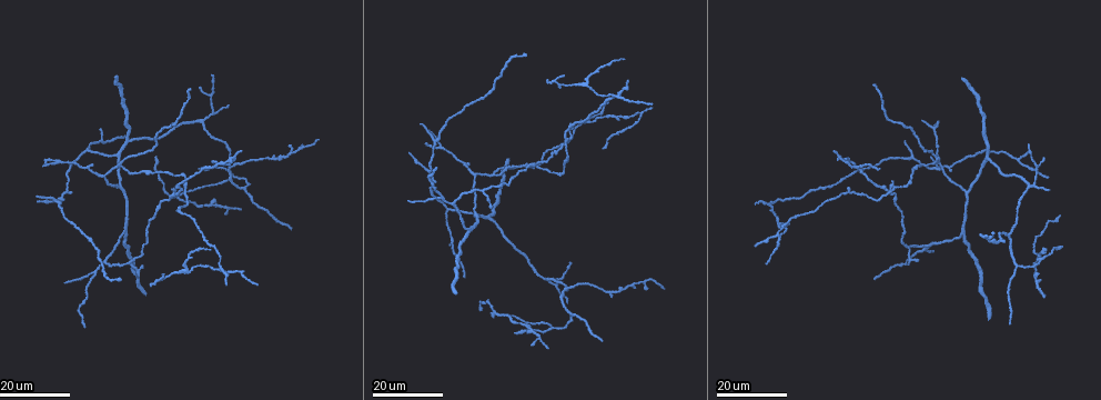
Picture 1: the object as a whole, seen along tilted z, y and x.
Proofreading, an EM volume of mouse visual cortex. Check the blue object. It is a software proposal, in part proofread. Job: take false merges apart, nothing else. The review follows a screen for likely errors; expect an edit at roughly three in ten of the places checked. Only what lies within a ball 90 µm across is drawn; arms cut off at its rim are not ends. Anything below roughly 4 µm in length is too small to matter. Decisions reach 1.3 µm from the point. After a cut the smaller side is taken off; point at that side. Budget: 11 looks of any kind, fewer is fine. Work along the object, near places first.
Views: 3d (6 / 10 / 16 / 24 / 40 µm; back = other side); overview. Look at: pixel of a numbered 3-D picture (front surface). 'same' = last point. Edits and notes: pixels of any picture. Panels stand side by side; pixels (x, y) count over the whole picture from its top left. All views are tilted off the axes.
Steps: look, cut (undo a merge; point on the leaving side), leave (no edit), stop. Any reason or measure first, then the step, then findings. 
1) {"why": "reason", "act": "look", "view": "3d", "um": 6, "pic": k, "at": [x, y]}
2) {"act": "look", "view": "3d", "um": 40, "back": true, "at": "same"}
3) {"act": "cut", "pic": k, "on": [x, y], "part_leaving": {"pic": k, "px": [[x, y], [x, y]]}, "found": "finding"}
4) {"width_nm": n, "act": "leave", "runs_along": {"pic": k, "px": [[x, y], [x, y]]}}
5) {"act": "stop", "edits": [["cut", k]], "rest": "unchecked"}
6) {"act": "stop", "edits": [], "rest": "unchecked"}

{"why": "three arms meet", "act": "look", "view": "3d", "um": 24, "pic": 1, "at": [490, 220]}

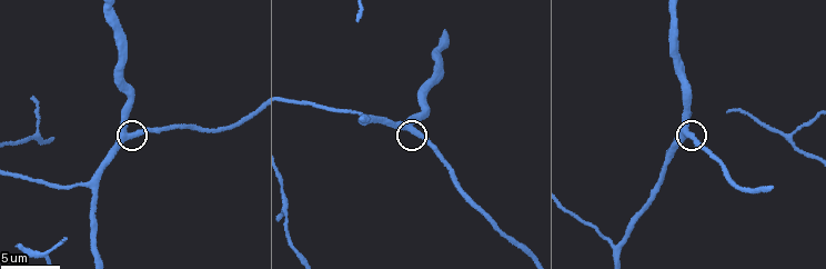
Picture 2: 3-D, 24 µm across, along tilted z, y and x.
{"why": "closer look", "act": "look", "view": "3d", "um": 10, "pic": 2, "at": [128, 135]}

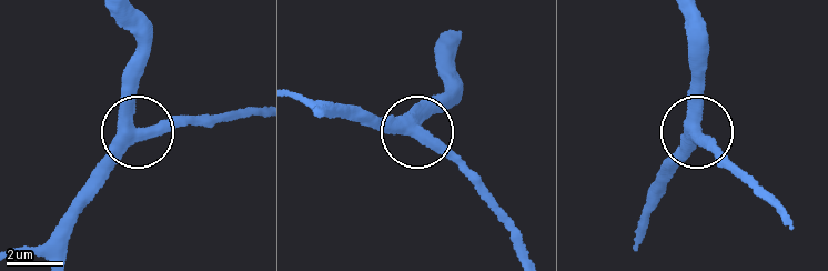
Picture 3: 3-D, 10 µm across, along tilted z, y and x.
{"arms": 3, "act": "leave", "runs_along": {"pic": 3, "px": [[637, 237], [664, 159], [697, 123], [698, 53]]}, "found": "one neuron here"}

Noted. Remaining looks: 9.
{"why": "three-way junction", "act": "look", "view": "3d", "um": 16, "pic": 1, "at": [1032, 183]}

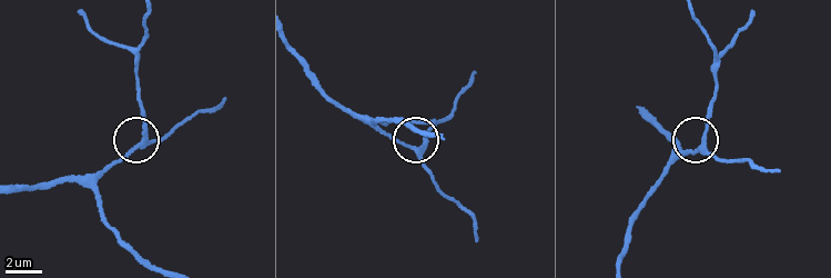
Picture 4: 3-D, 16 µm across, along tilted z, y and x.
{"act": "look", "view": "3d", "um": 6, "pic": 4, "at": [704, 146]}

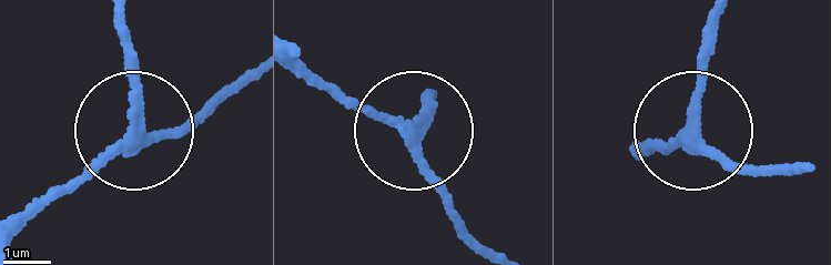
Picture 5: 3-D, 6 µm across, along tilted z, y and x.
{"side_arm_um": 7, "act": "leave", "runs_along": {"pic": 5, "px": [[296, 62], [406, 128], [462, 222]]}, "found": "all the same neuron"}

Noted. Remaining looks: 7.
{"why": "three-way junction", "act": "look", "view": "3d", "um": 10, "pic": 2, "at": [44, 254]}

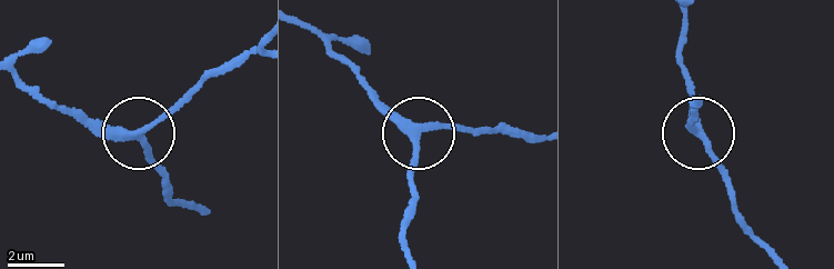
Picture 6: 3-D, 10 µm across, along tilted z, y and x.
{"width_nm": 250, "act": "leave", "runs_along": {"pic": 6, "px": [[197, 210], [177, 200], [142, 140], [74, 118]]}, "found": "one neuron here"}

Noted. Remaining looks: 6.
{"why": "two arms in line, one across", "act": "look", "view": "3d", "um": 16, "pic": 1, "at": [933, 129]}

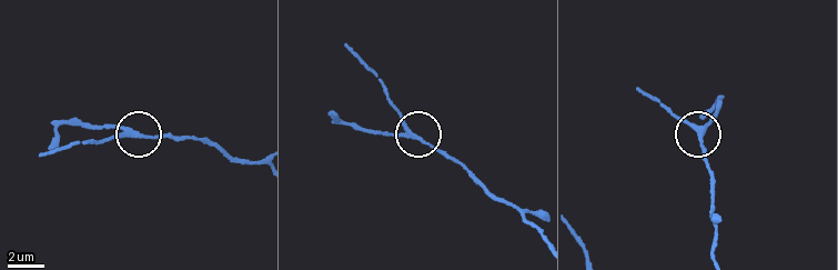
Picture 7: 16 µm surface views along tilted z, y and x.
{"why": "zoom in", "act": "look", "view": "3d", "um": 6, "pic": 7, "at": [408, 132]}

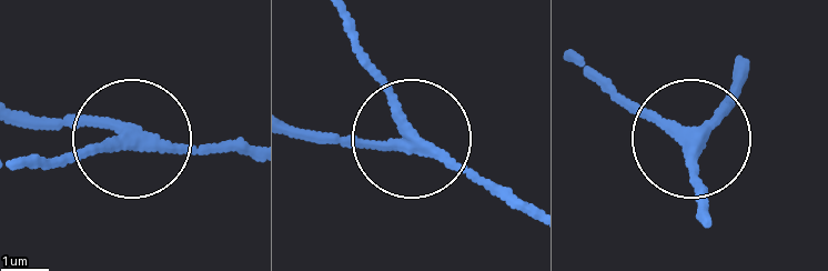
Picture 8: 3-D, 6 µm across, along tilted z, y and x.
{"side_arm_um": 5, "arms": 3, "act": "leave", "found": "all the same neuron"}

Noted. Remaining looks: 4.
{"why": "three arms meet", "act": "look", "view": "3d", "um": 24, "pic": 1, "at": [911, 155]}

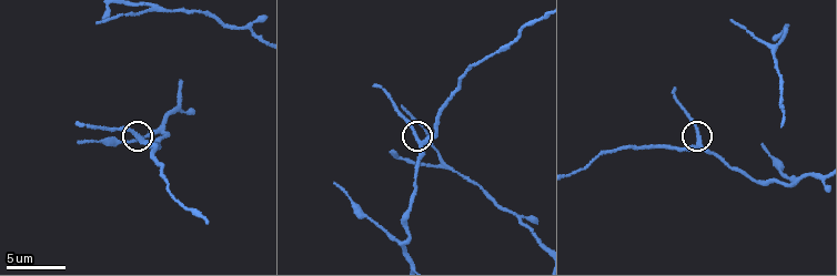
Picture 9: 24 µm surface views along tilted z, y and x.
{"act": "look", "view": "3d", "um": 6, "pic": 9, "at": [142, 143]}

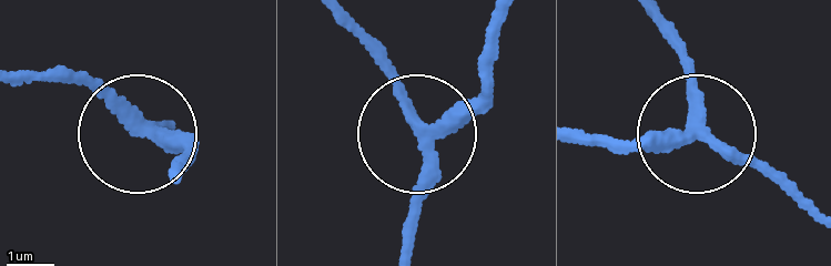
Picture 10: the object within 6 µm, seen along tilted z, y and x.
{"act": "look", "view": "3d", "um": 6, "back": true, "pic": 10, "at": [691, 125]}

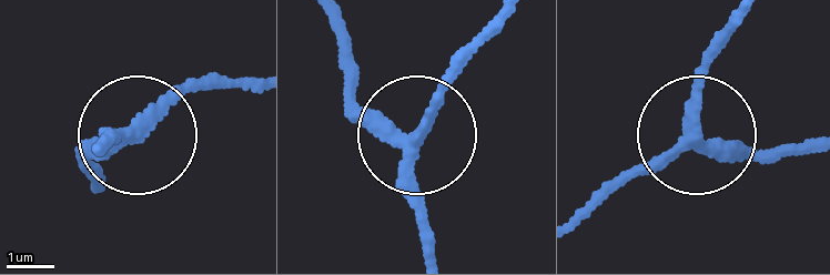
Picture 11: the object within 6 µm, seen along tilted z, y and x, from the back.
{"side_arm_um": 7, "act": "leave", "runs_along": {"pic": 11, "px": [[579, 223], [682, 149], [725, 29]]}, "found": "all the same neuron"}

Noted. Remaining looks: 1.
{"act": "stop", "edits": [], "rest": "unchecked"}

